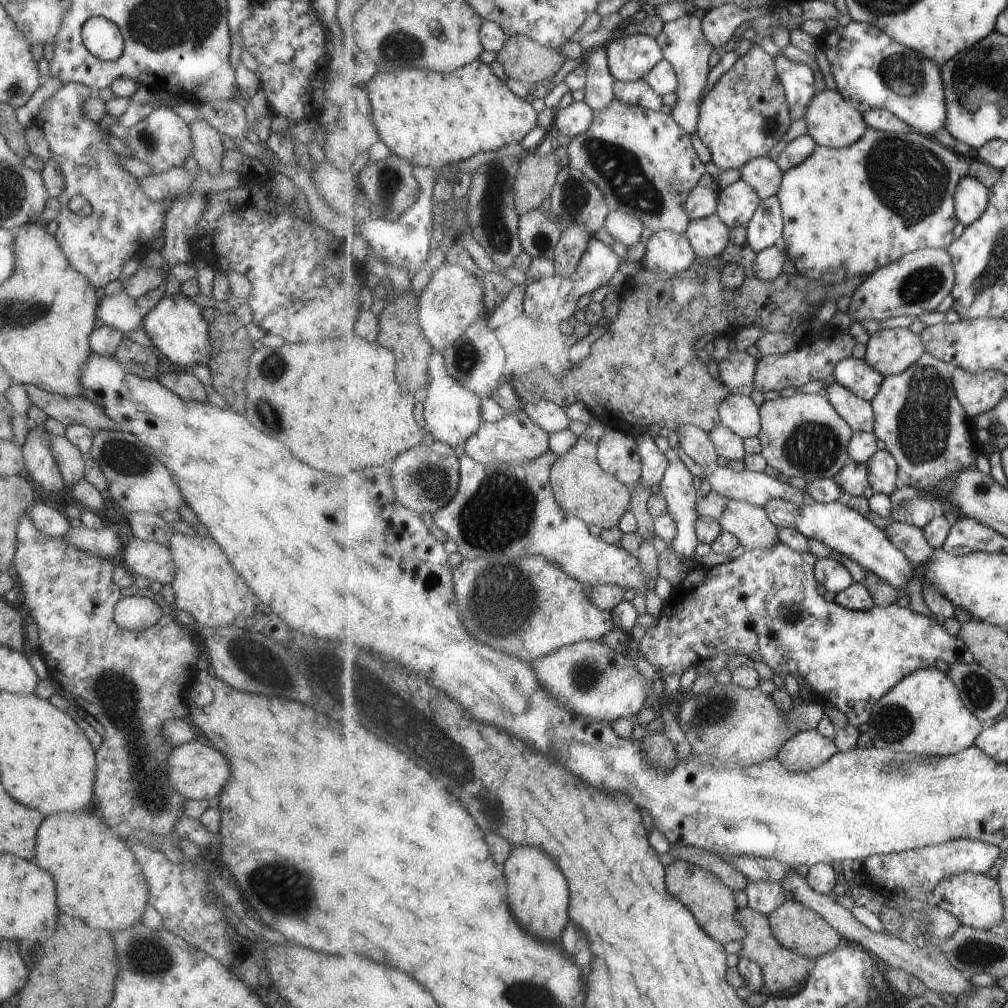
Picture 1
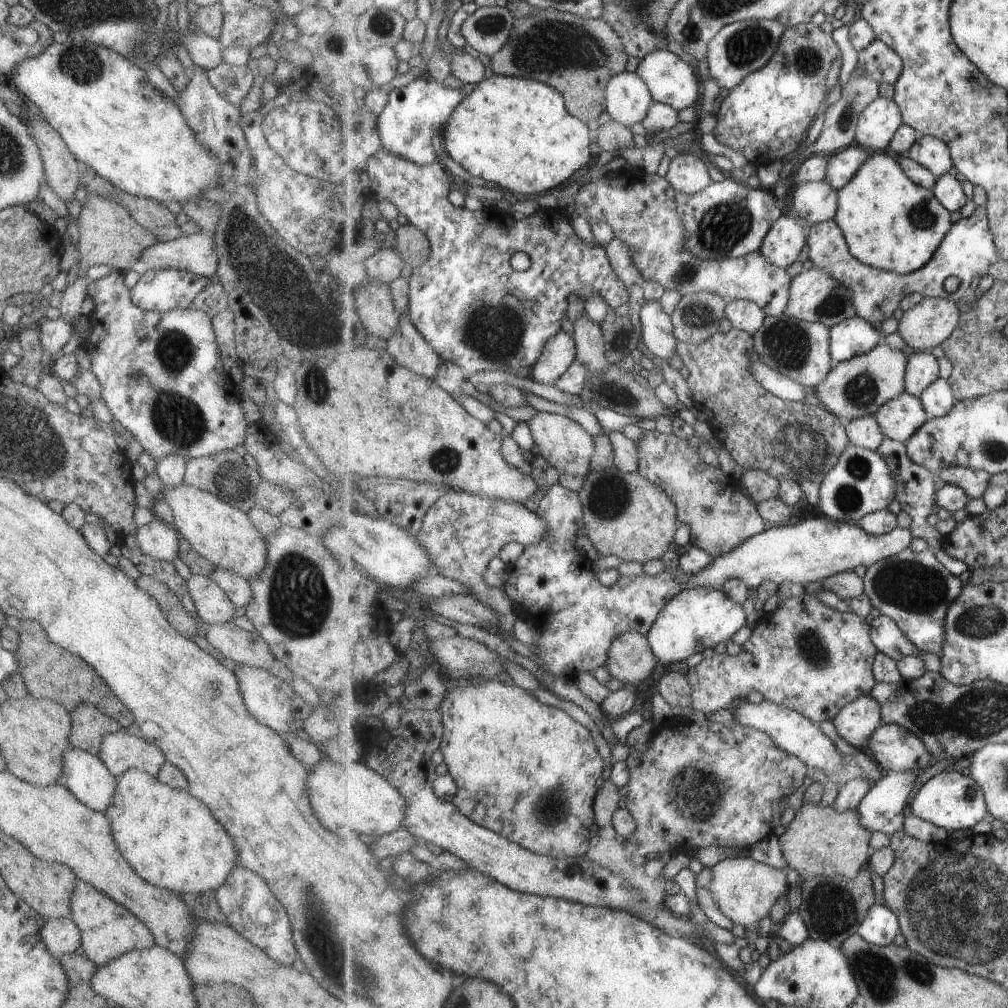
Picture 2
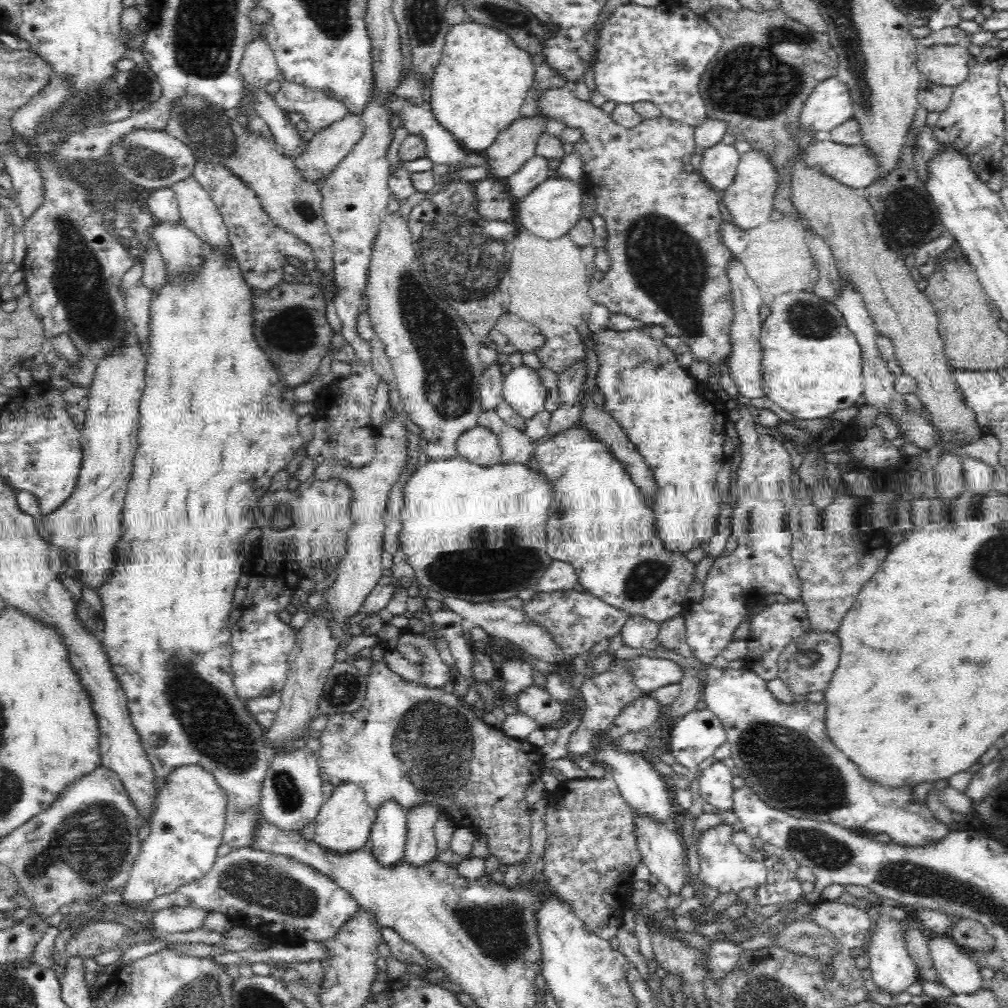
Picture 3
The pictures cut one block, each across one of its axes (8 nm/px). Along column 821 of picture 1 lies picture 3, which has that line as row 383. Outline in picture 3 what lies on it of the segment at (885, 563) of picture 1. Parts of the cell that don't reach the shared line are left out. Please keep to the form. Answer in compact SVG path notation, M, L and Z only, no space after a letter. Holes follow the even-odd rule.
M523 364L504 375L503 399L523 422L545 410L546 396L548 389L533 368Z

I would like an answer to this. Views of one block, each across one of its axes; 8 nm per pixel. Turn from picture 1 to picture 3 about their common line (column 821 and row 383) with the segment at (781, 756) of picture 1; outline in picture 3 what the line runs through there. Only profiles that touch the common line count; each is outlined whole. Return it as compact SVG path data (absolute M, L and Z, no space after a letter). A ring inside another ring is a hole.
M734 258L734 264L730 266L730 284L733 296L734 318L731 324L731 353L729 356L730 379L738 387L738 394L746 398L762 398L766 396L765 382L763 379L762 347L759 343L762 320L760 319L760 306L763 300L756 287L756 283L748 277L744 266Z

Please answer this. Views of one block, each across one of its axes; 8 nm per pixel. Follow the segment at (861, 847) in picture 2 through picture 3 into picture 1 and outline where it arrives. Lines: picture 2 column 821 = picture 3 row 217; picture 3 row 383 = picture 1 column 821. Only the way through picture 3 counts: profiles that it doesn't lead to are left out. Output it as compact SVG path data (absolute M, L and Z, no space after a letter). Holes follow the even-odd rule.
M795 900L785 901L783 906L777 908L770 914L771 928L775 938L779 939L779 944L783 944L785 948L789 948L791 952L807 956L811 960L817 960L824 954L833 952L837 947L844 943L845 939L822 914L807 908L801 902Z

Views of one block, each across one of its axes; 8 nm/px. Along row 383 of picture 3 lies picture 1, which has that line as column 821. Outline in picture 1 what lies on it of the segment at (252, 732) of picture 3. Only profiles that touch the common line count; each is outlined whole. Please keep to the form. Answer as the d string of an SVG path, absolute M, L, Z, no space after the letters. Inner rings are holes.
M868 127L865 136L851 146L845 148L831 148L818 145L815 152L805 158L801 164L787 170L783 174L783 182L778 195L781 199L784 215L785 230L782 239L788 258L796 267L797 272L806 277L820 280L825 286L836 282L839 279L853 277L862 274L873 274L876 269L887 266L906 254L924 248L947 248L953 239L953 228L957 224L956 215L956 193L961 183L961 178L965 175L965 167L962 164L962 156L953 151L952 148L941 145L933 137L923 135L918 131L908 133L888 133L878 131Z

